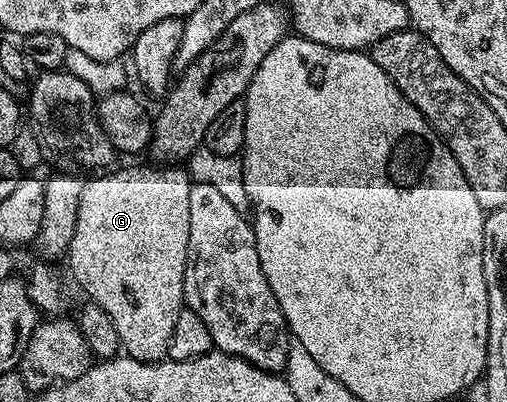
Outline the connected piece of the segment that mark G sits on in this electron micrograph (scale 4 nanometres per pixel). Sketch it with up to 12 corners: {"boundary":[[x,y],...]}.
{"boundary":[[187,168],[83,182],[66,262],[123,352],[185,308]]}

